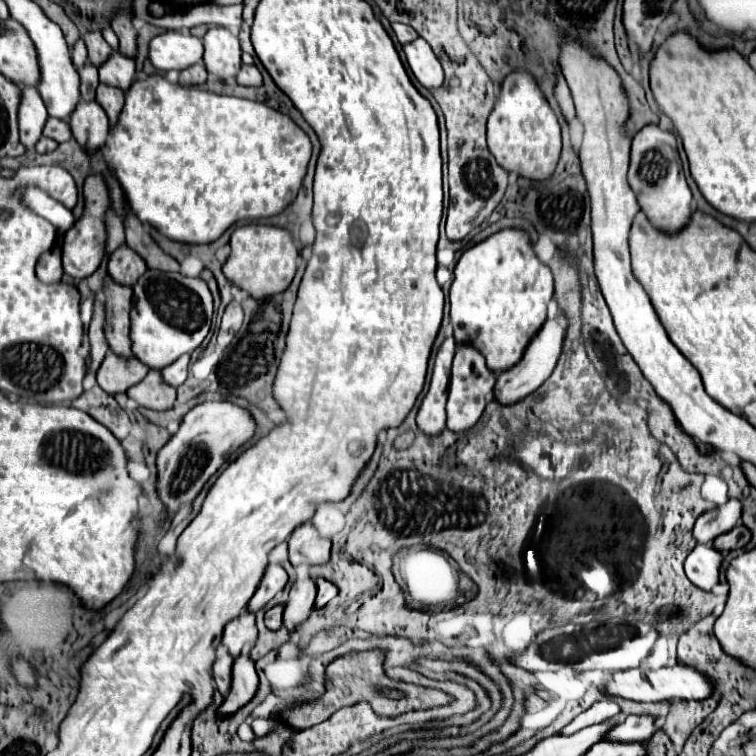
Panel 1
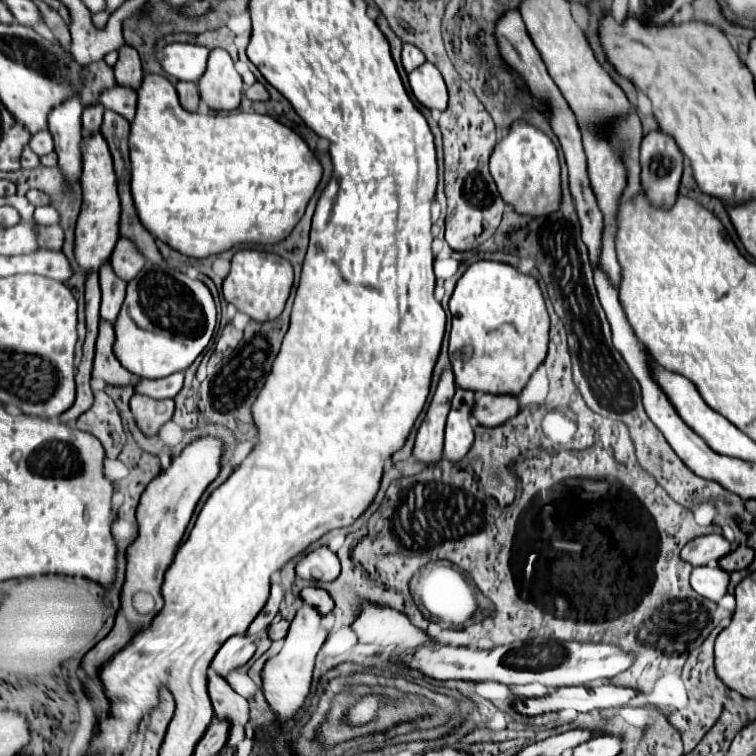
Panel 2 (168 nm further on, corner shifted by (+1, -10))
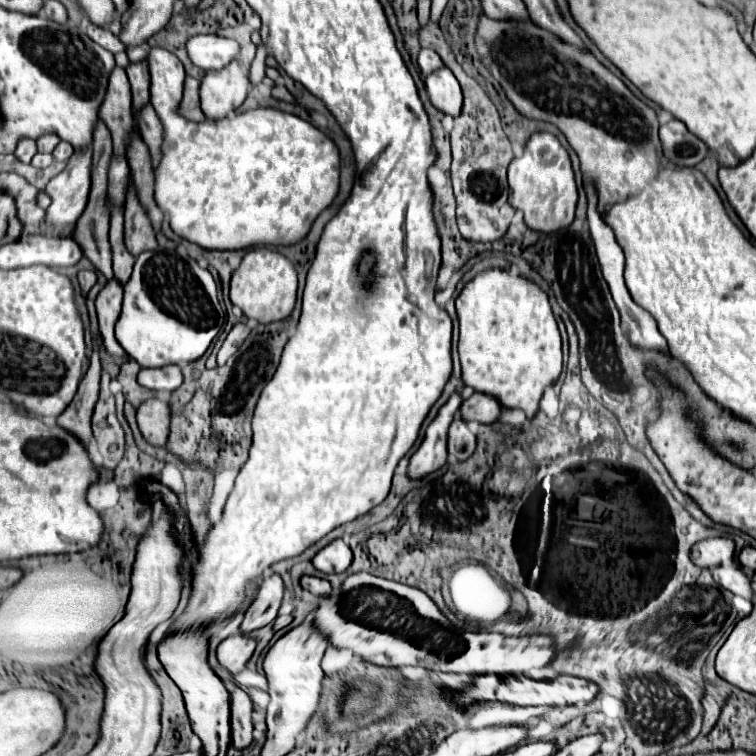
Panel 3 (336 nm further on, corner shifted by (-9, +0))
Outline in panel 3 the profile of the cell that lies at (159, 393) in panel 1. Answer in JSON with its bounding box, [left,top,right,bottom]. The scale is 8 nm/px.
[138,398,170,446]

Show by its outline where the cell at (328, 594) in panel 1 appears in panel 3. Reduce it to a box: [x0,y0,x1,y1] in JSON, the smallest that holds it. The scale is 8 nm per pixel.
[300,576,332,598]

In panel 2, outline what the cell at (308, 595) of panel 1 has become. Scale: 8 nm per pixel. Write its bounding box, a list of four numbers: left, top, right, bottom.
[260,606,335,724]

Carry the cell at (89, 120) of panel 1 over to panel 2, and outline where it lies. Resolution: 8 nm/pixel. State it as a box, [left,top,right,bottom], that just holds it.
[74,134,120,270]

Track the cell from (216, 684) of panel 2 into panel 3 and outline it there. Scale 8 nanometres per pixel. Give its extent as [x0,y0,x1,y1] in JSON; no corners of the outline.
[226,682,252,750]

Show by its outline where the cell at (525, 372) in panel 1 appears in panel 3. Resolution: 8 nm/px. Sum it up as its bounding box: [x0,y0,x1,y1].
[460,392,502,424]

